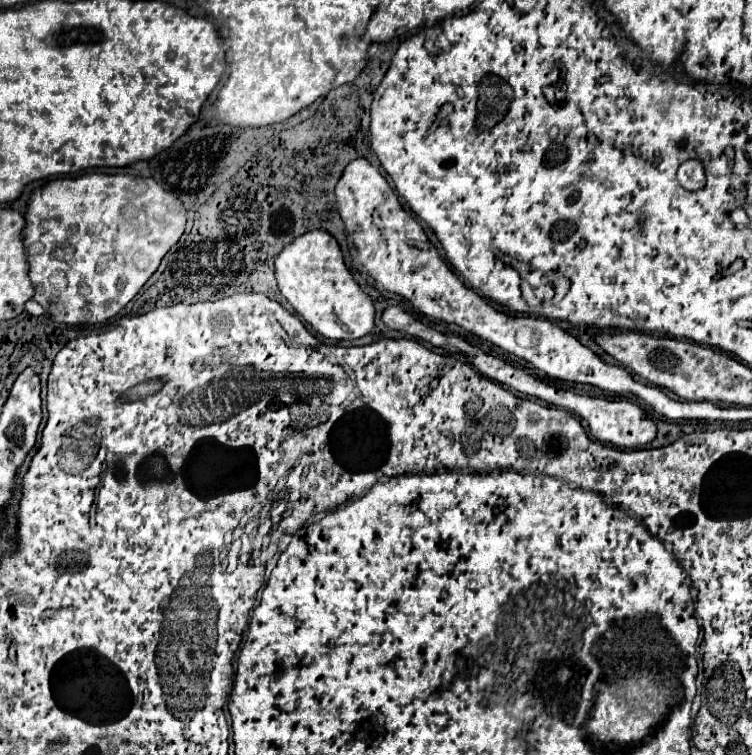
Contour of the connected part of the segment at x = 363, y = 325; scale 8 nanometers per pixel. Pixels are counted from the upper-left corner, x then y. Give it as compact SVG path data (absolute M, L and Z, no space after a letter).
M308 231L284 245L276 261L276 281L282 297L322 337L332 341L358 339L374 327L372 299L358 287L344 265L342 251L328 231Z

